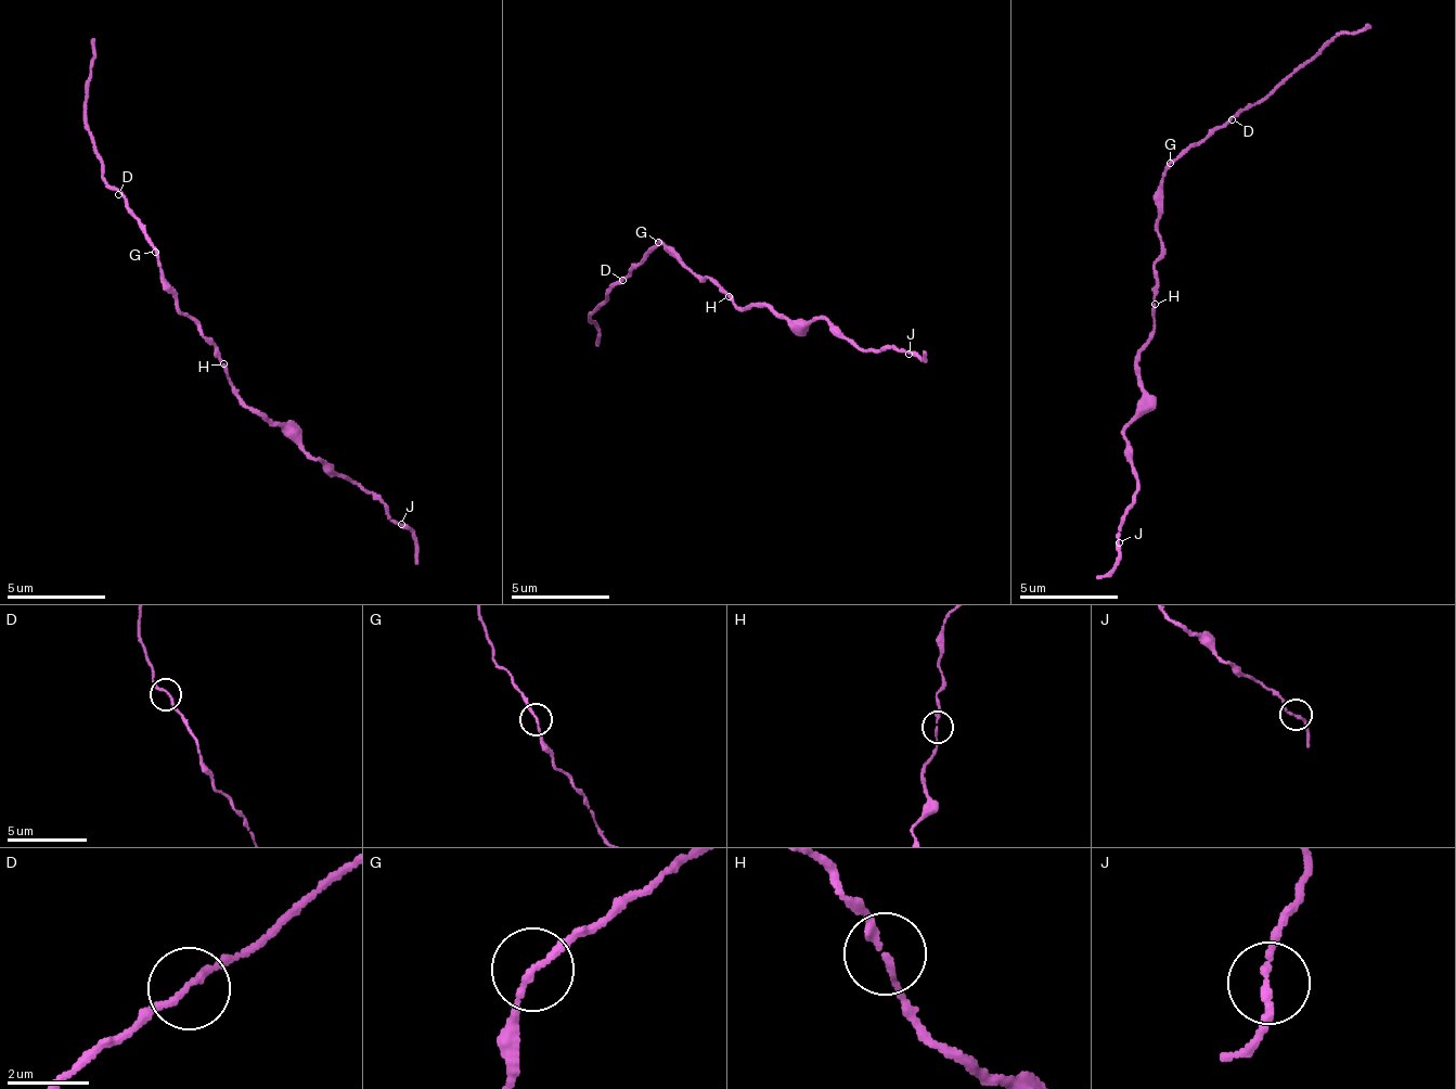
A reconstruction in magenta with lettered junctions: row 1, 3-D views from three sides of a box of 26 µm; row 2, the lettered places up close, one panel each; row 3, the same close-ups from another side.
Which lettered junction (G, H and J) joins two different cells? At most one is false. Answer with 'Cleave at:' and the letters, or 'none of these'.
Cleave at: G

